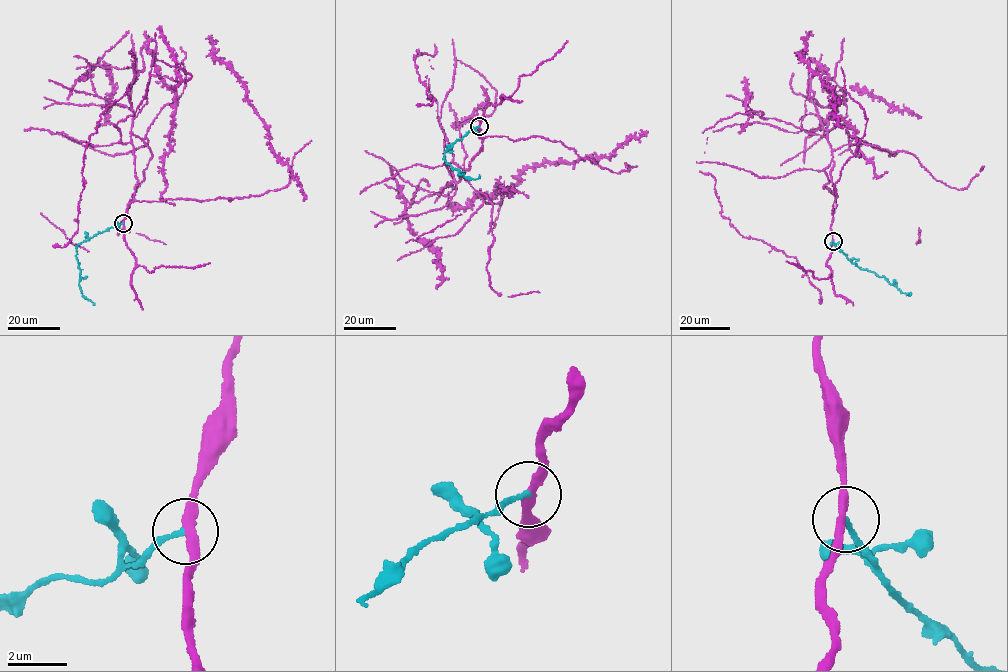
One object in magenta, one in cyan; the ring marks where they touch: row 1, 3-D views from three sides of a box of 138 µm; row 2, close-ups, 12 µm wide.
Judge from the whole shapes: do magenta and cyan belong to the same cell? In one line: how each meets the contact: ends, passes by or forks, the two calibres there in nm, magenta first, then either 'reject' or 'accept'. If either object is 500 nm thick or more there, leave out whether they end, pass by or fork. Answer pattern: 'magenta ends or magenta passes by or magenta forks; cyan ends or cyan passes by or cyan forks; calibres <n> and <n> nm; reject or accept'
magenta passes by; cyan ends; calibres 300 and 180 nm; reject

